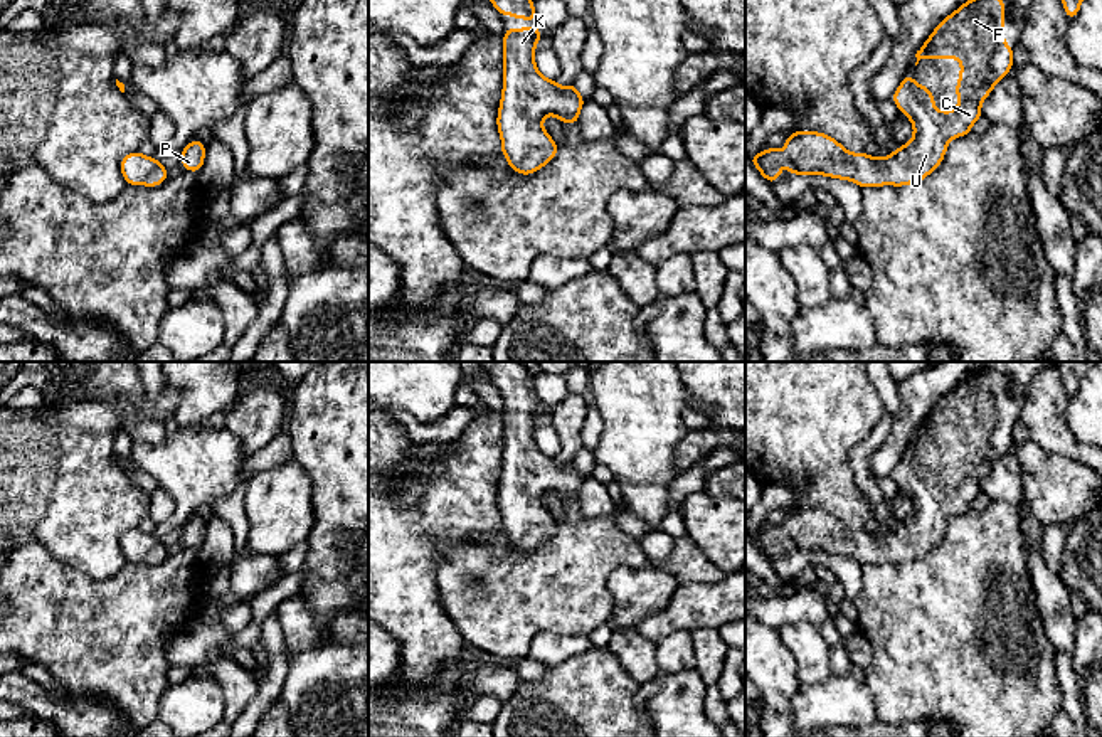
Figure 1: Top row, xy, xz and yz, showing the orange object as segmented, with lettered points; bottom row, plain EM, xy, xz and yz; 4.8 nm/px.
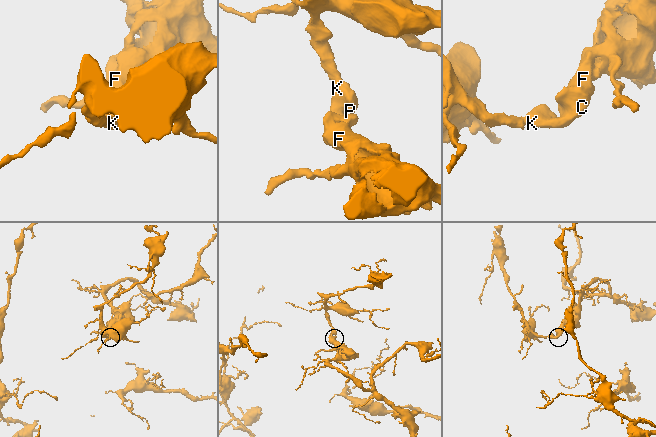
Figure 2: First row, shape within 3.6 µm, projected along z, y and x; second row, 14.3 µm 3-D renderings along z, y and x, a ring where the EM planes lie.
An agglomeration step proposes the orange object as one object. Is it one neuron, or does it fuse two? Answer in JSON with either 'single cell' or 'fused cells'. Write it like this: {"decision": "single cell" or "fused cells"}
{"decision": "single cell"}

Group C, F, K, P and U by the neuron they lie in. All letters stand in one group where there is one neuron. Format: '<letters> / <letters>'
C F K P U

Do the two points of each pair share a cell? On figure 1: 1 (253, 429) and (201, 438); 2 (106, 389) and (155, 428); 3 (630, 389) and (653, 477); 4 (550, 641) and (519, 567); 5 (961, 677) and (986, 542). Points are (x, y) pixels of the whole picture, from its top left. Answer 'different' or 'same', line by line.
1: different
2: same
3: same
4: different
5: same

